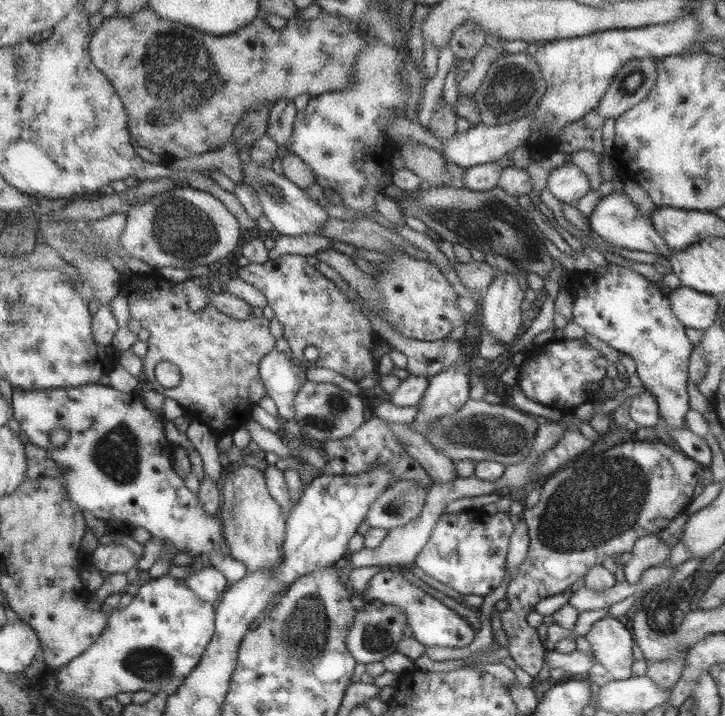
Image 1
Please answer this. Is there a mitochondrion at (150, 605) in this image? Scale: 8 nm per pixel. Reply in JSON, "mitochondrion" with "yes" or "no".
{"mitochondrion":"no"}

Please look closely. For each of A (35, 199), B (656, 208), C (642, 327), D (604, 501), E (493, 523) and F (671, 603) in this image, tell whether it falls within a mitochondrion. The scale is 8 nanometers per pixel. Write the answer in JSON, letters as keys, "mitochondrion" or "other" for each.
{"A":"other","B":"other","C":"other","D":"mitochondrion","E":"other","F":"other"}

